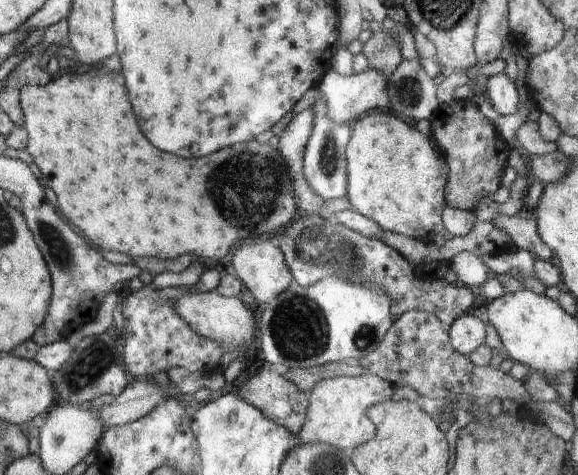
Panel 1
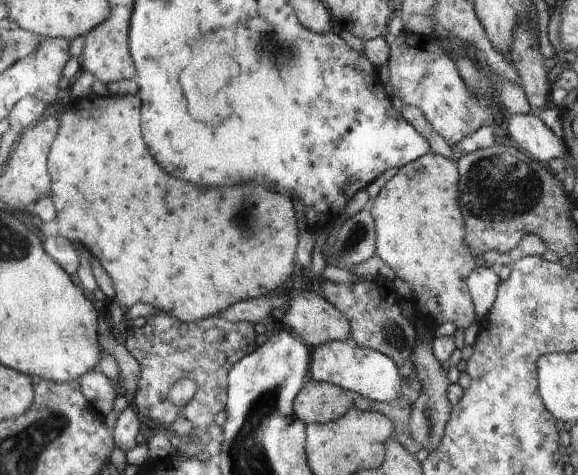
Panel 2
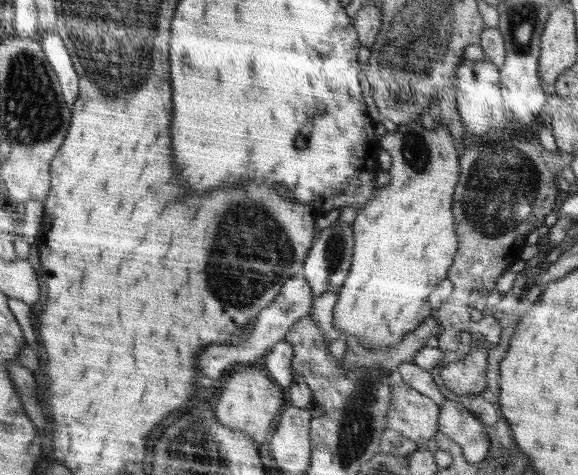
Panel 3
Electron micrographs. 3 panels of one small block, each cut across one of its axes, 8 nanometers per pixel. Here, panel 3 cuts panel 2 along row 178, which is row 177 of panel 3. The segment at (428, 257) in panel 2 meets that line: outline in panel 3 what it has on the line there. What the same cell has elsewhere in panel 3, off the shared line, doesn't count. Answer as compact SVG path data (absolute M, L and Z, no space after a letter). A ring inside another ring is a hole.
M418 118L418 120L410 121L408 124L398 125L396 131L388 132L382 140L379 140L381 150L388 152L390 158L392 158L391 167L387 170L388 174L390 174L390 182L387 185L377 187L373 192L374 196L370 198L370 202L368 202L360 212L357 212L357 216L351 224L353 226L355 238L353 257L349 273L347 274L345 283L342 285L342 288L338 293L338 300L333 310L333 327L343 334L339 340L344 340L347 348L350 348L351 344L355 344L368 352L376 352L376 350L380 350L380 348L386 348L386 346L394 346L394 344L398 344L398 341L405 334L412 332L412 329L416 328L419 324L422 324L424 320L431 316L430 312L432 312L432 307L427 301L428 295L437 284L440 284L440 282L447 278L449 268L452 266L452 261L456 256L458 239L455 233L455 218L452 216L452 196L460 174L459 156L456 150L458 147L456 147L455 142L452 142L452 136L450 136L450 132L446 130L446 126L433 124L431 127L436 128L436 130L433 130L432 132L428 132L426 127L427 126L422 125L421 118Z

